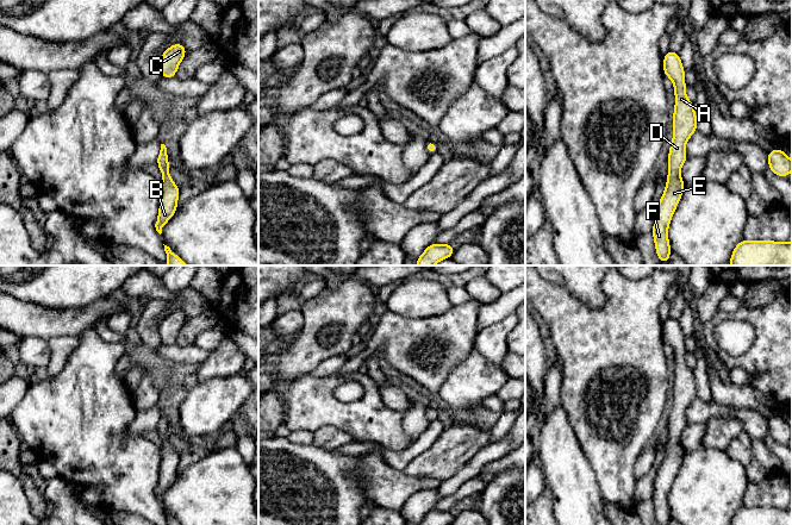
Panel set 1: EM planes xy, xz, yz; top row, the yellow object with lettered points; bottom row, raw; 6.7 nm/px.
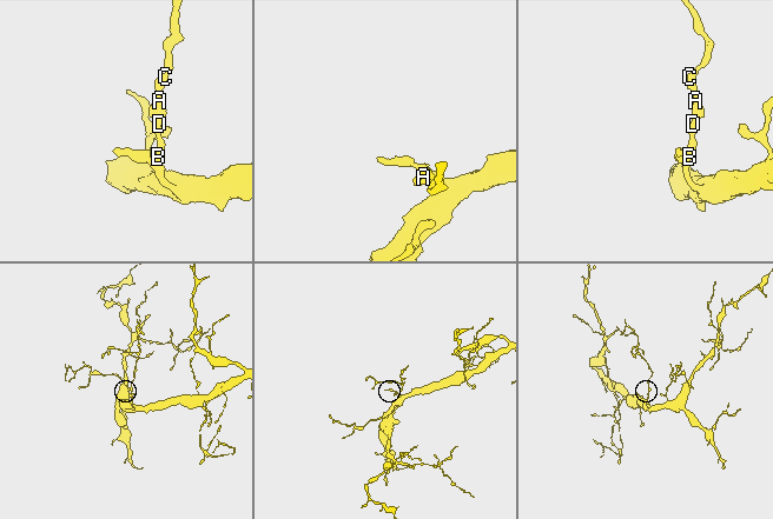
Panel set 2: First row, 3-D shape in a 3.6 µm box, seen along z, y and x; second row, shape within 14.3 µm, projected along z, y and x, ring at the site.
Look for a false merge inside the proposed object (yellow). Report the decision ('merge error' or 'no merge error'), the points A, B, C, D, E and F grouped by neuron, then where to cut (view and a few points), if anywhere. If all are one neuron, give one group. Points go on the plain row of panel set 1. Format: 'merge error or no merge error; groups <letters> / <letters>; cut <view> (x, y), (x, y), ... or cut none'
no merge error; groups A B C D E F; cut none

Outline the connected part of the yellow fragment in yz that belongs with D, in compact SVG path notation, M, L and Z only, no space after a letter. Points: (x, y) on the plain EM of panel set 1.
M668 317L663 323L663 340L674 350L675 373L673 381L673 407L668 420L668 443L666 456L654 480L653 502L659 525L669 525L672 514L668 508L668 493L678 474L686 451L682 449L680 435L688 425L685 412L697 399L697 382L693 370L687 365L685 337L679 320Z

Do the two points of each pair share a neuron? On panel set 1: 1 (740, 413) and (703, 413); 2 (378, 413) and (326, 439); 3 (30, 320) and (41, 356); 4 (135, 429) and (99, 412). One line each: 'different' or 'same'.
1: same
2: different
3: different
4: different

